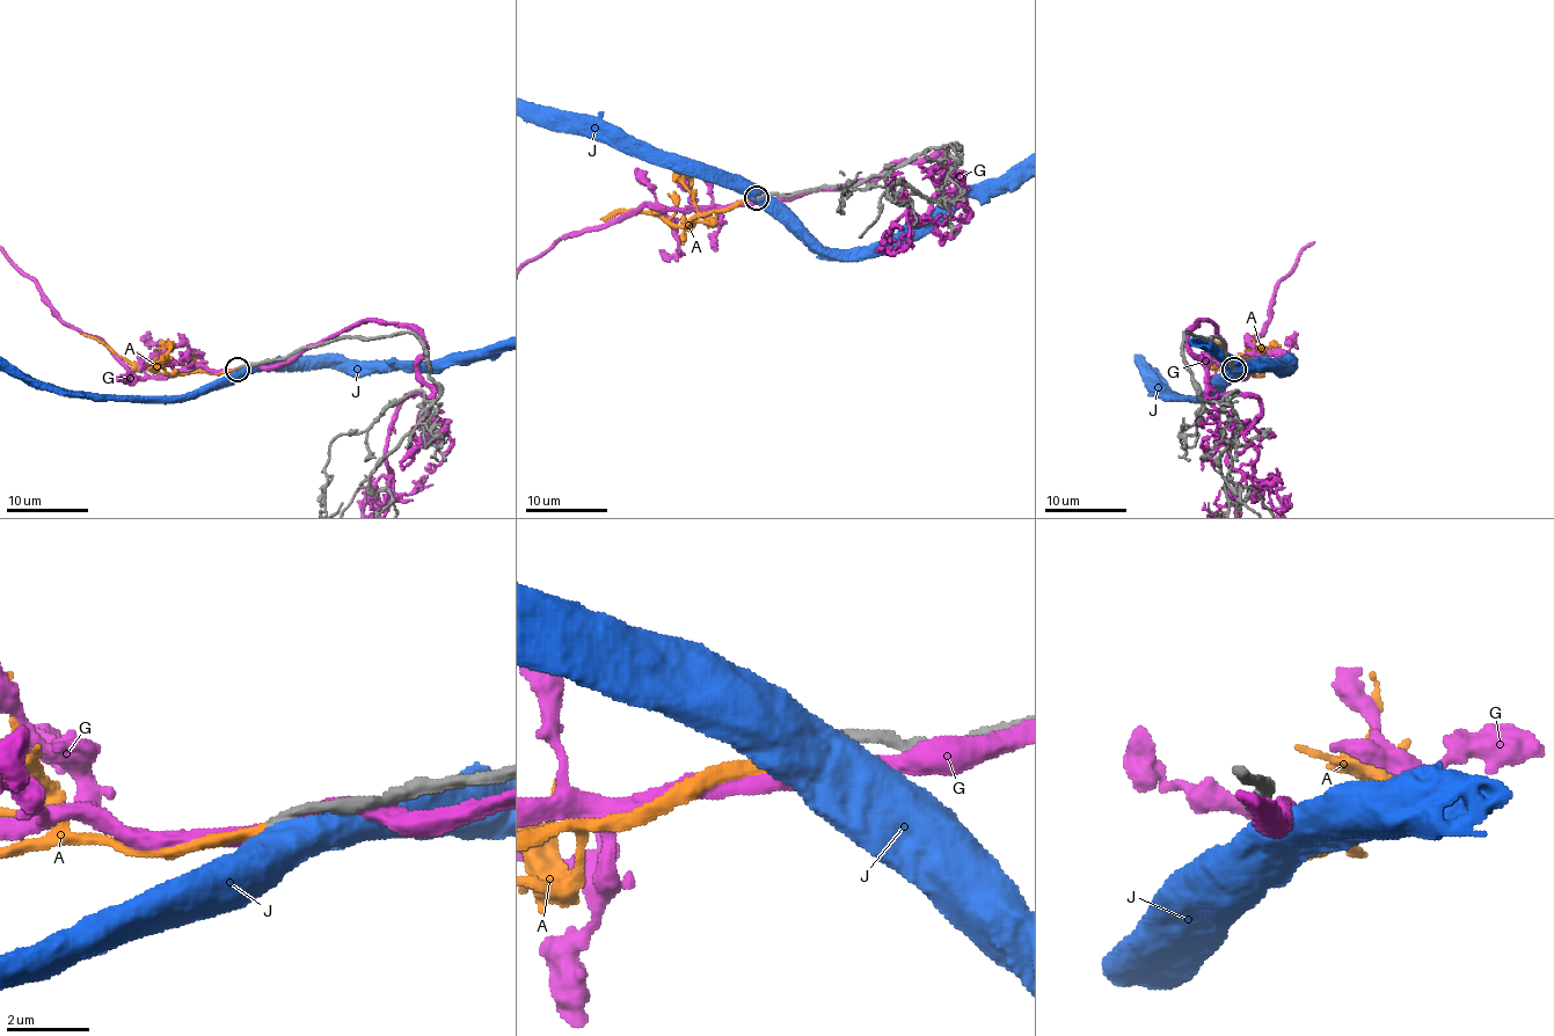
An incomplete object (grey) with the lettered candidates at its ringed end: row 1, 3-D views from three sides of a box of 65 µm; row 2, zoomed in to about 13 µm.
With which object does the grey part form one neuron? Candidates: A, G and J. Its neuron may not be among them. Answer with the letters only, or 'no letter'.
A

